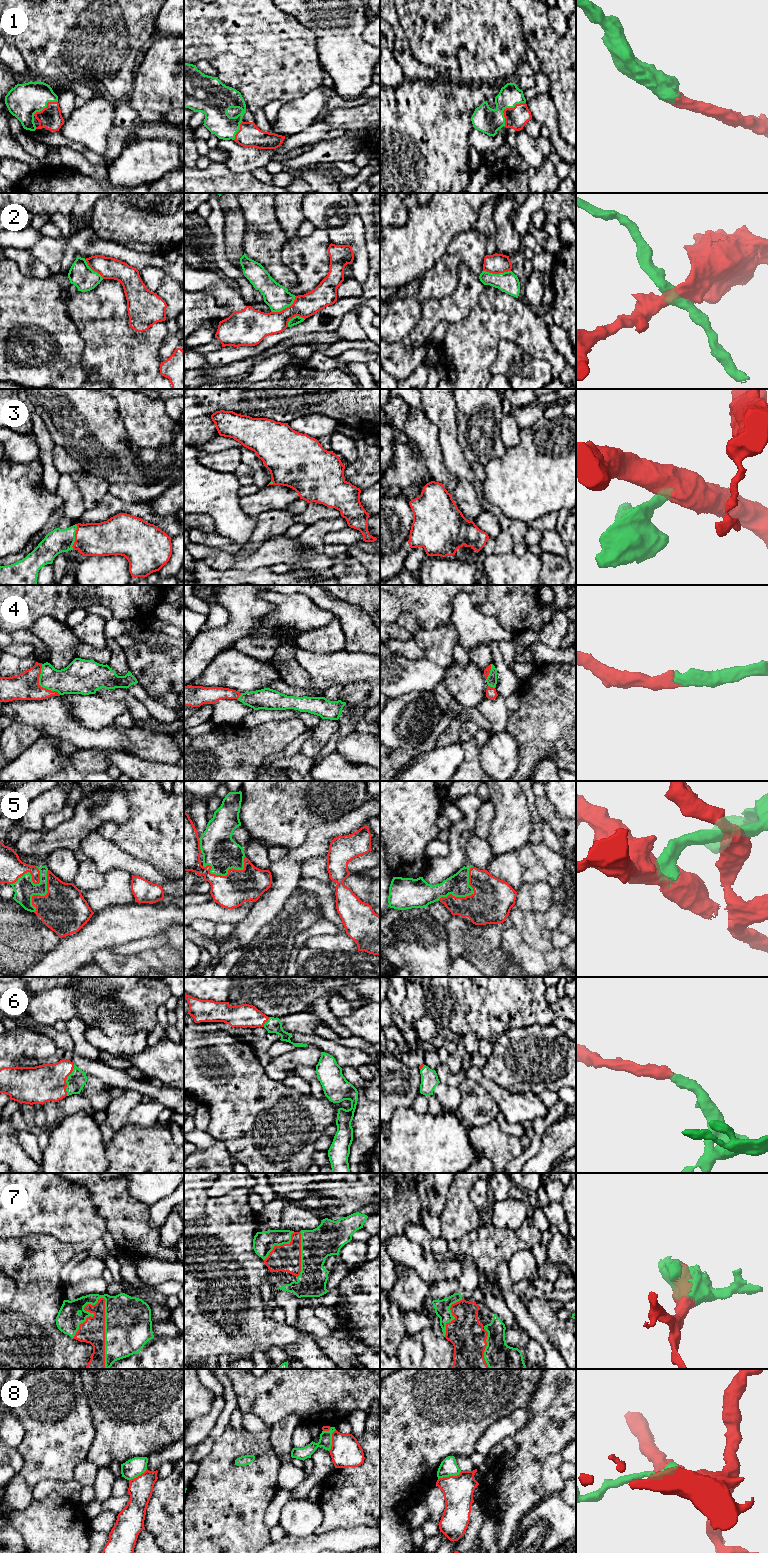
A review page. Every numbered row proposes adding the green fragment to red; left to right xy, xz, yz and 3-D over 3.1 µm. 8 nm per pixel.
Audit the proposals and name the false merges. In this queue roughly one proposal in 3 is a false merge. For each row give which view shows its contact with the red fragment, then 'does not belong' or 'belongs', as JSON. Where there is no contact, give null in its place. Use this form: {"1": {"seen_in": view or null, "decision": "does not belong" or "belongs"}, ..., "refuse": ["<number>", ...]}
{"1": {"seen_in": "yz", "decision": "belongs"}, "2": {"seen_in": "xz", "decision": "does not belong"}, "3": {"seen_in": "xy", "decision": "belongs"}, "4": {"seen_in": "xy", "decision": "belongs"}, "5": {"seen_in": "yz", "decision": "belongs"}, "6": {"seen_in": "xy", "decision": "belongs"}, "7": {"seen_in": "xy", "decision": "belongs"}, "8": {"seen_in": "yz", "decision": "does not belong"}, "refuse": ["2", "8"]}

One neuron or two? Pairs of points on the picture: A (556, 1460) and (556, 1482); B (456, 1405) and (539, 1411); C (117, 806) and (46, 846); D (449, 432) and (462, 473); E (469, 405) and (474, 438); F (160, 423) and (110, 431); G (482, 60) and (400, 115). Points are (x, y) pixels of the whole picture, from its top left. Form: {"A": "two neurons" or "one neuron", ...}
{"A": "one neuron", "B": "two neurons", "C": "one neuron", "D": "one neuron", "E": "one neuron", "F": "two neurons", "G": "two neurons"}

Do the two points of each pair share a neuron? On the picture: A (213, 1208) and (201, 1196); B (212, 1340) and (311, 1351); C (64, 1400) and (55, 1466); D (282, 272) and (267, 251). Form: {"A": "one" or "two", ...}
{"A": "two", "B": "two", "C": "one", "D": "one"}

